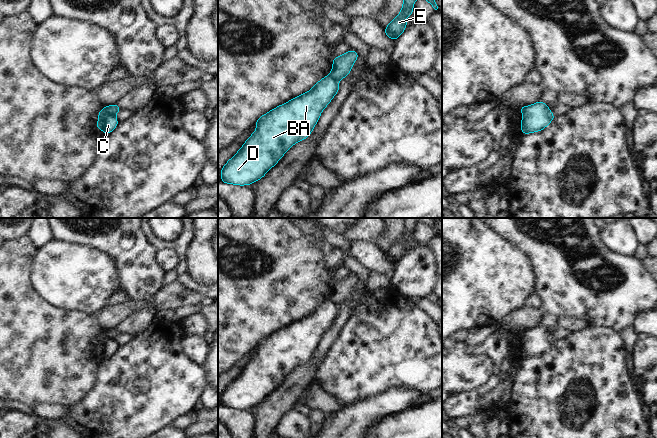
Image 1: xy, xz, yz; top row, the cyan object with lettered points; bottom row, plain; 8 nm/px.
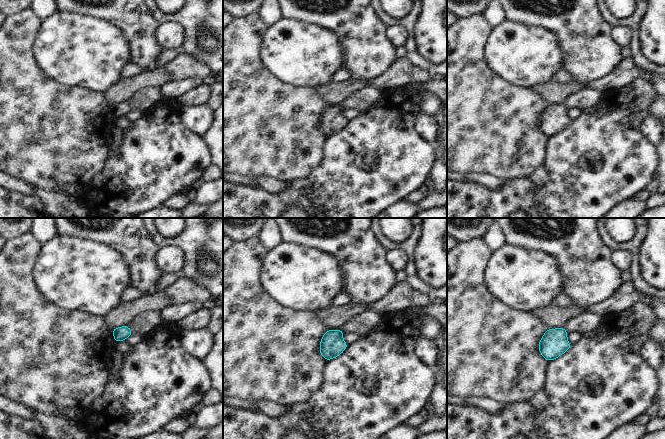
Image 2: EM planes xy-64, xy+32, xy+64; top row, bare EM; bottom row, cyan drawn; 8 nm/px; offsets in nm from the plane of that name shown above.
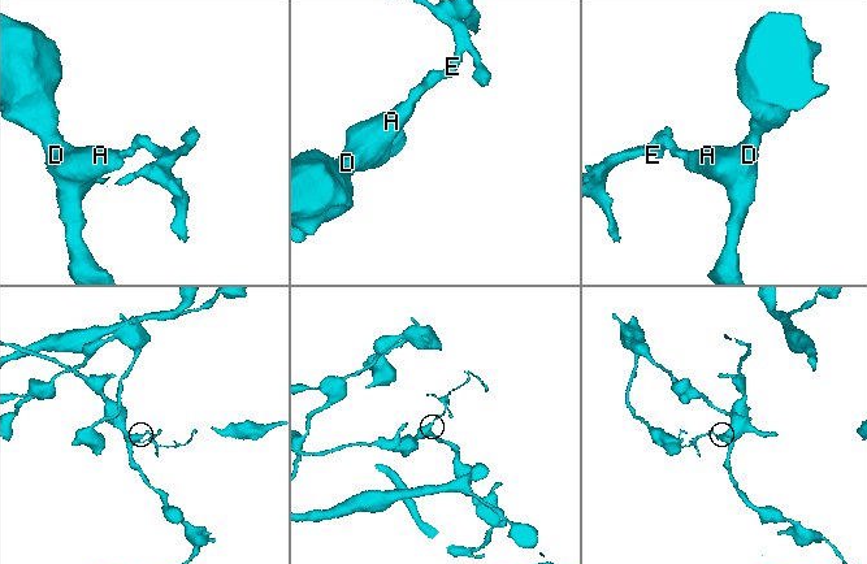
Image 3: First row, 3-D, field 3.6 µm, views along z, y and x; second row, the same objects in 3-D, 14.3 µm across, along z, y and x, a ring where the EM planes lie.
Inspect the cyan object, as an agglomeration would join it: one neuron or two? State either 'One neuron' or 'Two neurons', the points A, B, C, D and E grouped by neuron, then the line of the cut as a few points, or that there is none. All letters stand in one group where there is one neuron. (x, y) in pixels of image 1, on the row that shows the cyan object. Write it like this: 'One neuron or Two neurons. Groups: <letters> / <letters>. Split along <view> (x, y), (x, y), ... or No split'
Two neurons. Groups: A B C D / E. Split along xy (105, 107), (105, 110), (113, 116)

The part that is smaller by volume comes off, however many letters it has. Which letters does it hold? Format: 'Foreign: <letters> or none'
Foreign: E

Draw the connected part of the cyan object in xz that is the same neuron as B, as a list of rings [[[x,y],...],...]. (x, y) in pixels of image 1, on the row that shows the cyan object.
[[[330,76],[321,79],[313,88],[287,103],[276,107],[256,121],[256,131],[242,148],[224,165],[221,181],[227,184],[249,185],[264,177],[296,142],[306,139],[317,123],[322,110],[339,90],[338,81]]]

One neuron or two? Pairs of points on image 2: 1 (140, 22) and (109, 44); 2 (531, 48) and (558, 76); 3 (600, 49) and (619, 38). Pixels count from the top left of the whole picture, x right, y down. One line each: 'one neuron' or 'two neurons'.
1: two neurons
2: two neurons
3: two neurons

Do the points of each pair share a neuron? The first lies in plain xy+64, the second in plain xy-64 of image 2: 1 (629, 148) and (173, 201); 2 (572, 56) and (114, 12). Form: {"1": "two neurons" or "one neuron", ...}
{"1": "two neurons", "2": "one neuron"}

